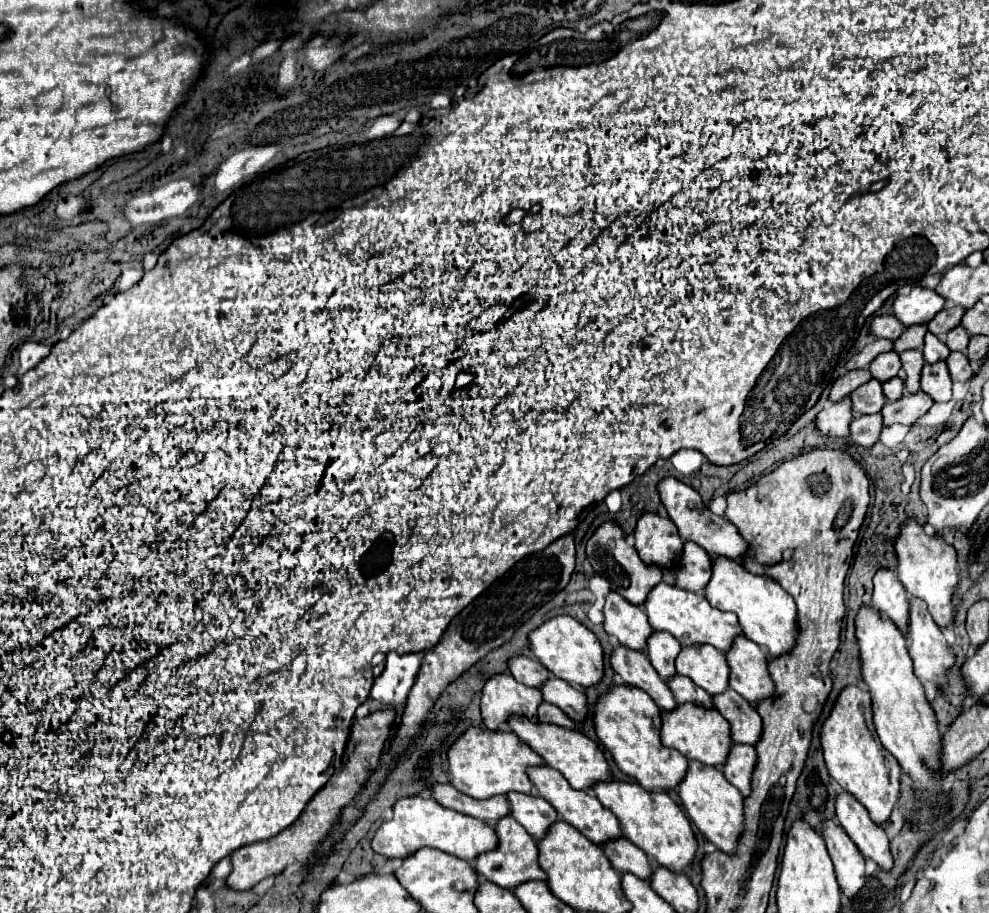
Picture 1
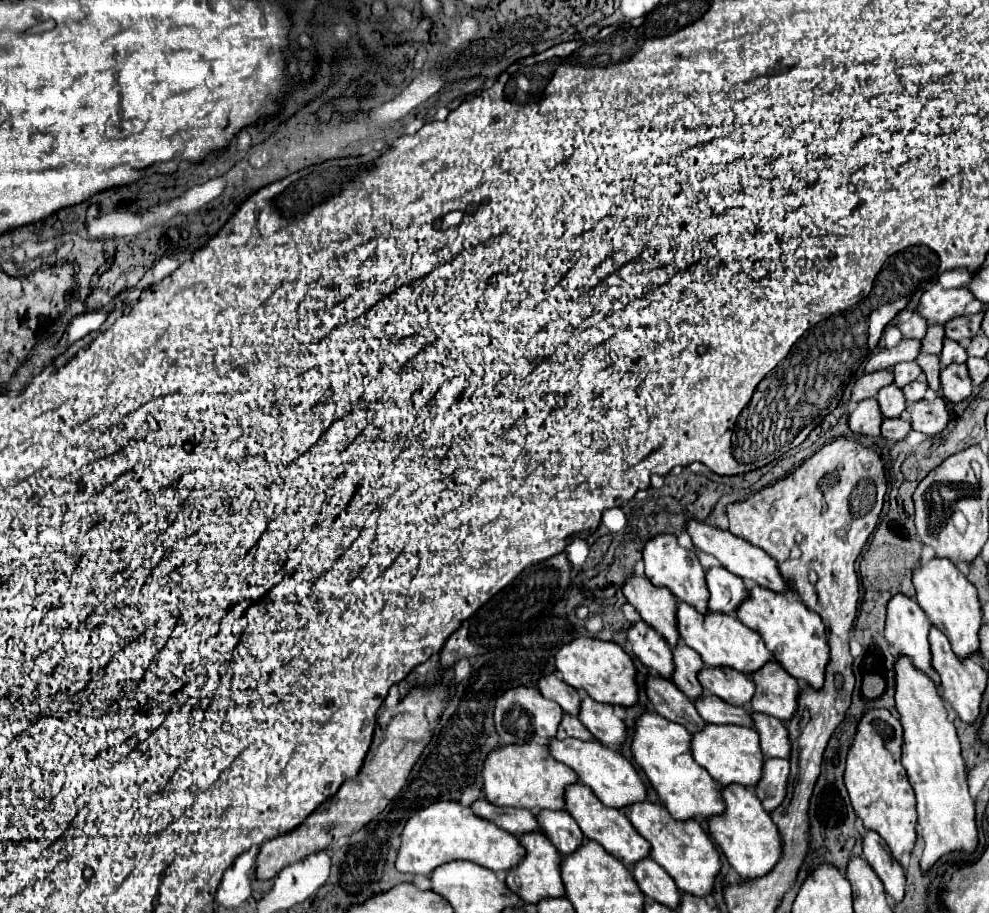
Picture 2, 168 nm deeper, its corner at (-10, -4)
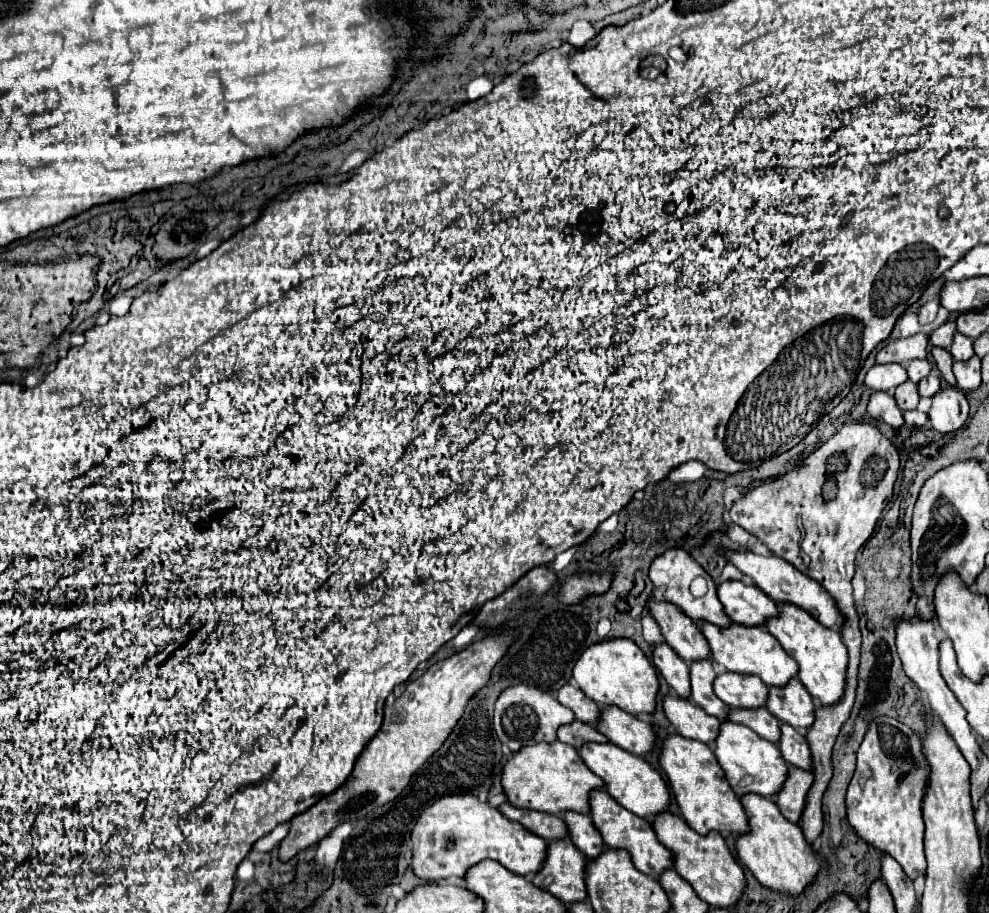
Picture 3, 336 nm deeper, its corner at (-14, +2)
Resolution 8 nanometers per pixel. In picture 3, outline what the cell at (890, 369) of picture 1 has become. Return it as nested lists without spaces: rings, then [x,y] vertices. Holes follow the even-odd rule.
[[[913,360],[907,364],[907,374],[909,374],[911,382],[919,382],[929,372],[931,372],[931,364],[927,360]]]

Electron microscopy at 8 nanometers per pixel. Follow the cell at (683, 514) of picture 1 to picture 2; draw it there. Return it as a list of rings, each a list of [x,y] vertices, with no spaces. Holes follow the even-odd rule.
[[[695,520],[695,524],[689,524],[687,530],[689,530],[691,538],[693,538],[695,548],[715,556],[723,568],[727,568],[731,574],[743,578],[747,584],[757,584],[757,586],[769,588],[769,590],[779,592],[779,594],[789,594],[791,592],[791,586],[781,576],[781,572],[777,568],[777,562],[767,552],[763,552],[761,548],[733,536],[731,532],[723,532],[723,530],[715,528],[715,526],[707,526],[705,522],[697,522],[697,520]]]

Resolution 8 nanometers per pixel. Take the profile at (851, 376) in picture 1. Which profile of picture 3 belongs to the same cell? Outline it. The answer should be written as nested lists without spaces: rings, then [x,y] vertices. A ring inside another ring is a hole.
[[[875,364],[867,376],[865,376],[865,386],[871,390],[891,390],[899,386],[901,382],[907,380],[907,370],[901,364]]]

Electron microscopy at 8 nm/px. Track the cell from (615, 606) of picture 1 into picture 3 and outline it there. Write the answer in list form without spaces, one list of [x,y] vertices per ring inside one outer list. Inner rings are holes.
[[[665,642],[653,646],[653,664],[677,696],[689,698],[689,666]]]

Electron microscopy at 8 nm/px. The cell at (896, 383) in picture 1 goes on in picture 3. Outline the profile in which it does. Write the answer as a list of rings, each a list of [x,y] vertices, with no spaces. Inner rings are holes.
[[[927,376],[927,378],[923,378],[923,380],[917,384],[917,388],[919,388],[919,396],[933,396],[933,394],[939,392],[941,382],[939,382],[937,376]]]

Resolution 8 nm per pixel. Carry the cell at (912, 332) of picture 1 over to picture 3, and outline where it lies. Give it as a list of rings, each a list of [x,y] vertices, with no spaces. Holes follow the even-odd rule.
[[[947,320],[943,326],[939,326],[937,330],[931,332],[929,340],[933,346],[941,346],[941,348],[949,348],[953,342],[953,334],[955,334],[955,320]]]

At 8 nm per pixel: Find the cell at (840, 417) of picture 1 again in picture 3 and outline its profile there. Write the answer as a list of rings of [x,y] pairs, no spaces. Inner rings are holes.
[[[873,392],[871,400],[867,404],[867,416],[889,424],[893,430],[899,430],[905,422],[901,416],[901,410],[895,404],[895,398],[889,392]]]

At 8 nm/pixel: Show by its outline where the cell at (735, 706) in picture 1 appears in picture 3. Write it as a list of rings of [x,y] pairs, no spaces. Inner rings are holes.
[[[781,724],[781,738],[779,738],[779,750],[783,758],[797,768],[811,770],[811,752],[805,736],[797,732],[793,726]]]

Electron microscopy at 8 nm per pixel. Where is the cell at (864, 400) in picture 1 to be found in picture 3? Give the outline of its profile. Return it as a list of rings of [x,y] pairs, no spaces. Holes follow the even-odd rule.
[[[907,380],[903,384],[899,384],[895,390],[893,390],[893,398],[897,402],[897,406],[901,410],[913,410],[917,404],[919,404],[919,394],[917,394],[917,386]]]

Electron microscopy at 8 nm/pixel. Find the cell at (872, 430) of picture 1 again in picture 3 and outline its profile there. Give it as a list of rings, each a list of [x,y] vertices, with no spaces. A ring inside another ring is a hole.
[[[909,410],[909,412],[903,412],[903,420],[905,420],[907,426],[921,428],[921,426],[927,424],[927,414],[919,412],[919,410]]]

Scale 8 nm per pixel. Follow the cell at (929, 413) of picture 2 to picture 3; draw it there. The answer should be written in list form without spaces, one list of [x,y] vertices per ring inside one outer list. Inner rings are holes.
[[[945,388],[945,390],[939,390],[939,394],[935,394],[927,414],[929,414],[931,428],[935,428],[937,432],[943,432],[943,434],[955,432],[965,424],[969,416],[969,404],[961,390]]]

